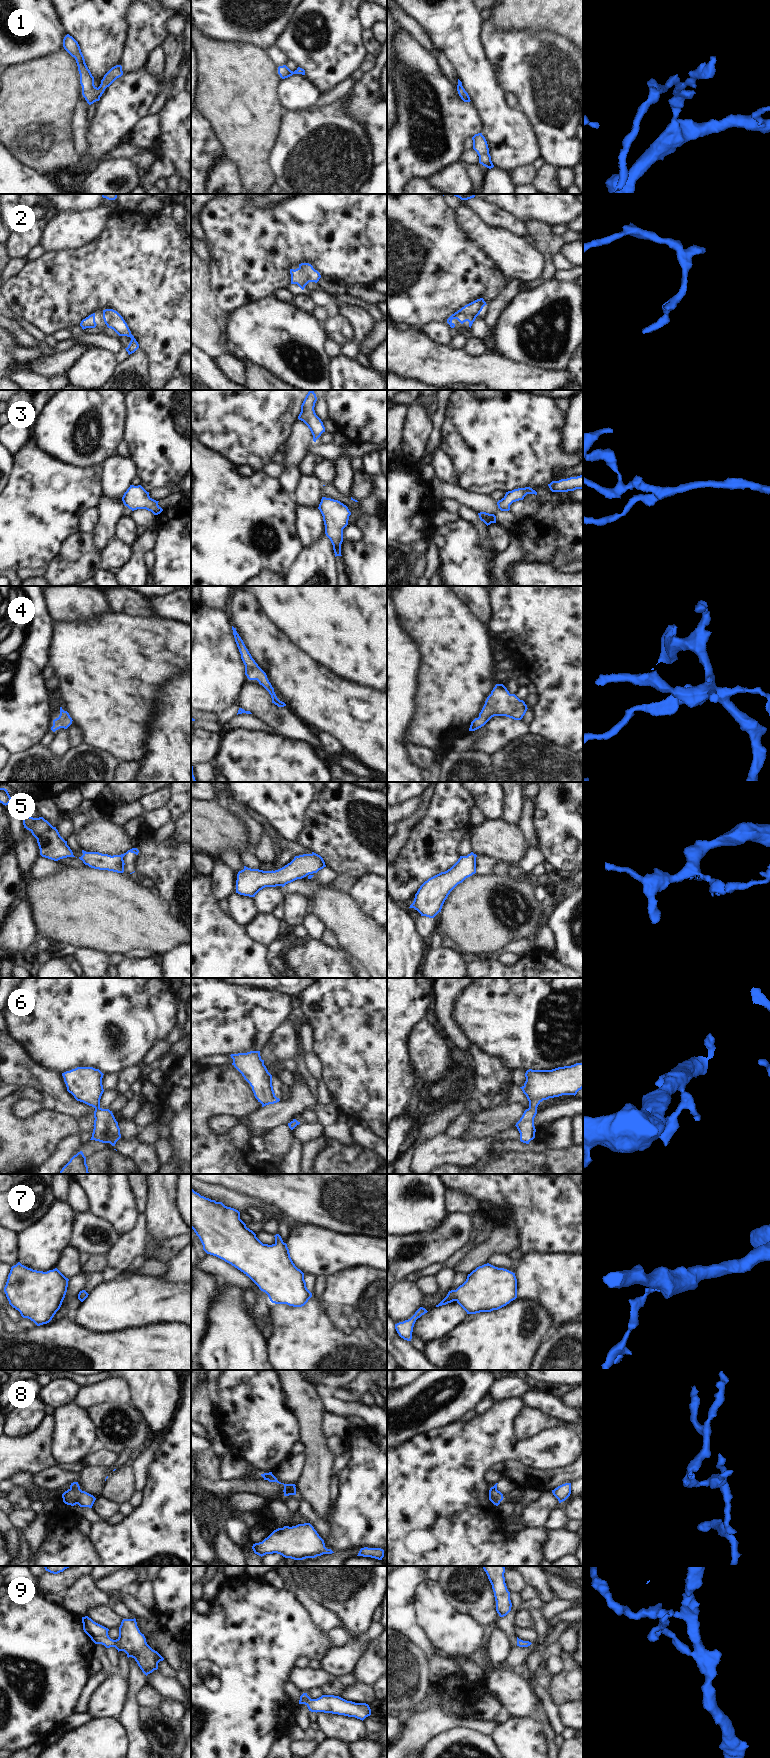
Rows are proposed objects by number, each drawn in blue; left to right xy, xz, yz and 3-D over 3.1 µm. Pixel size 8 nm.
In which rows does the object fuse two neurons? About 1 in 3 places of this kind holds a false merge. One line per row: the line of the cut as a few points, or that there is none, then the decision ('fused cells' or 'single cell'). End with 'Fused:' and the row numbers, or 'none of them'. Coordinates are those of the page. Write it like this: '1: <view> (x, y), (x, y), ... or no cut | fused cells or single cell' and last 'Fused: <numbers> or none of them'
1: no cut | single cell
2: no cut | single cell
3: no cut | single cell
4: no cut | single cell
5: xy (122, 854), (123, 856) | fused cells
6: no cut | single cell
7: no cut | single cell
8: xz (285, 1484), (287, 1490) | fused cells
9: no cut | single cell
Fused: 5, 8

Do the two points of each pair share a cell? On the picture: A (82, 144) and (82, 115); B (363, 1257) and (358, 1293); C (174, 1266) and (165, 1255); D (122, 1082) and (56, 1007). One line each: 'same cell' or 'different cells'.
A: same cell
B: different cells
C: different cells
D: different cells

